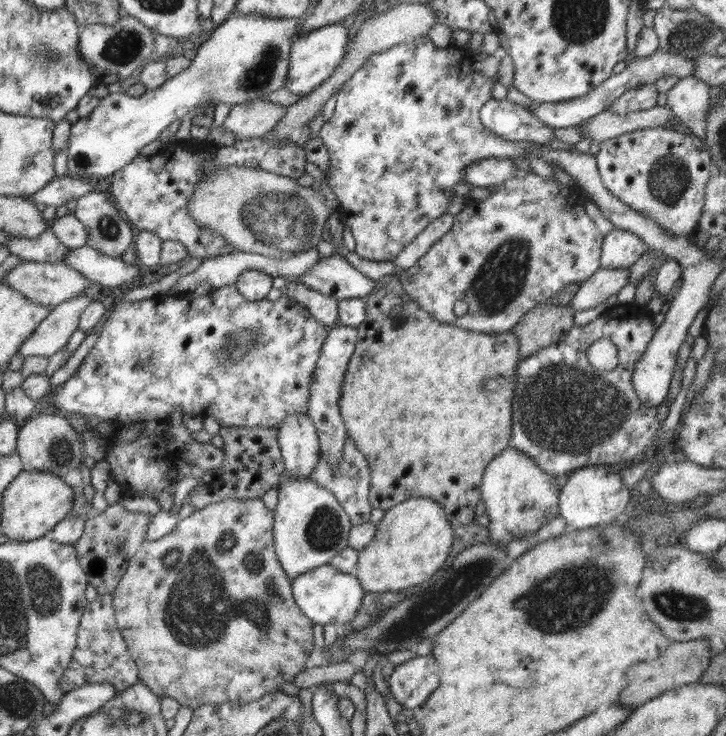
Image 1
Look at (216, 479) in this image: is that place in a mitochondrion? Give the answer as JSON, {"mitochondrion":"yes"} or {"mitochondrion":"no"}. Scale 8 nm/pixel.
{"mitochondrion":"no"}

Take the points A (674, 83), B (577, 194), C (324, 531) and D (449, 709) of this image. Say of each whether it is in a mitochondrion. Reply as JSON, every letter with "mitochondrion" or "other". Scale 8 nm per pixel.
{"A":"other","B":"other","C":"mitochondrion","D":"other"}

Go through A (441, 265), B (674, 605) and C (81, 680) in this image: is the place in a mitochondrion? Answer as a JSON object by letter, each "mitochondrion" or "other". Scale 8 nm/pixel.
{"A":"other","B":"mitochondrion","C":"other"}

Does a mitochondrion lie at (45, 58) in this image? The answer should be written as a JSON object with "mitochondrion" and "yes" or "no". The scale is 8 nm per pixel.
{"mitochondrion":"yes"}

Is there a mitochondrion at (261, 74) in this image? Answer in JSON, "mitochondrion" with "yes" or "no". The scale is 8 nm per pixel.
{"mitochondrion":"yes"}

